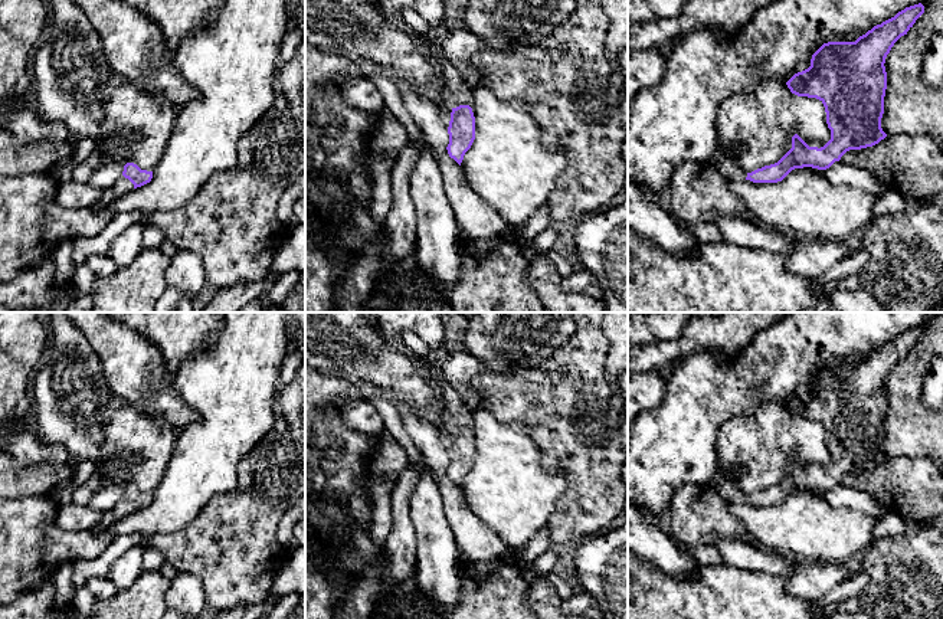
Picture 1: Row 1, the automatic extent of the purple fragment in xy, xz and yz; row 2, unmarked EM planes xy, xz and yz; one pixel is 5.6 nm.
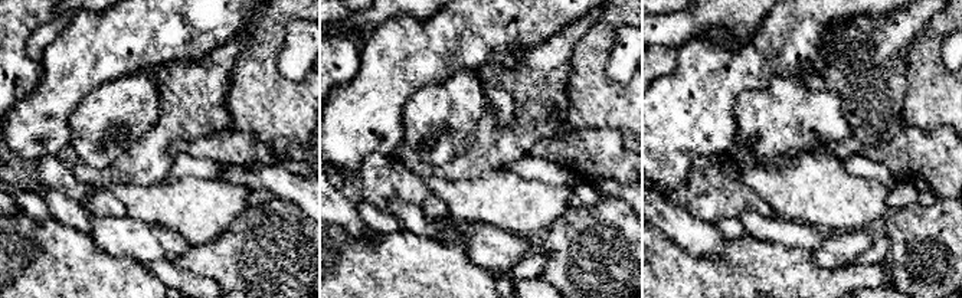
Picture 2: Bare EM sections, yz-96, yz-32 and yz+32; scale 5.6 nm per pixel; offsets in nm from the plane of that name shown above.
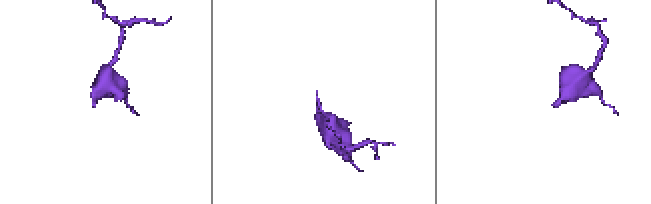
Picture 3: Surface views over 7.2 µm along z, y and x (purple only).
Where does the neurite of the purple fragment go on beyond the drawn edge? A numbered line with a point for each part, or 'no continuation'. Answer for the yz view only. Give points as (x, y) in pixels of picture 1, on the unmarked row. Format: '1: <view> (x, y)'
1: yz (724, 488)

